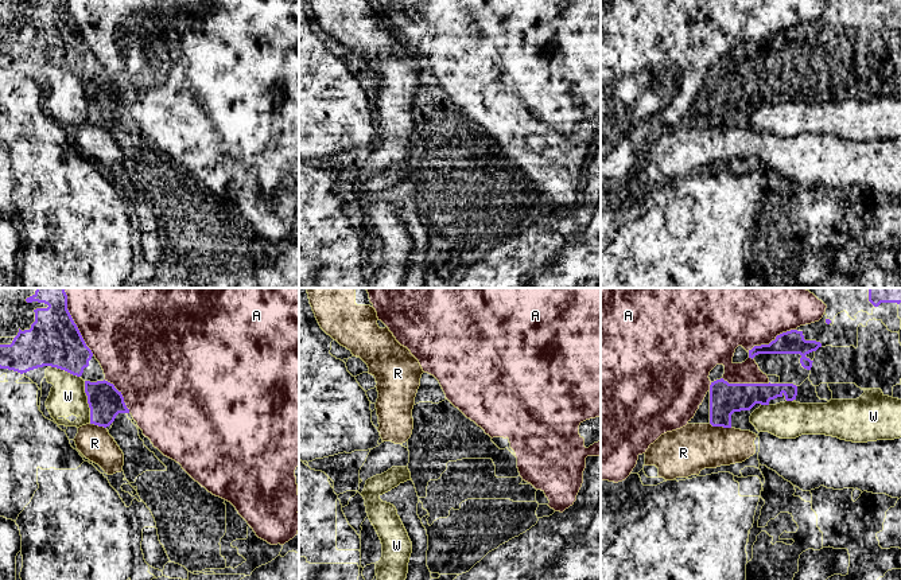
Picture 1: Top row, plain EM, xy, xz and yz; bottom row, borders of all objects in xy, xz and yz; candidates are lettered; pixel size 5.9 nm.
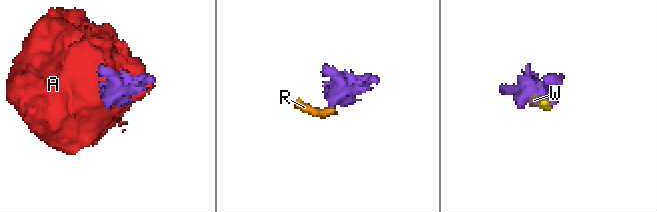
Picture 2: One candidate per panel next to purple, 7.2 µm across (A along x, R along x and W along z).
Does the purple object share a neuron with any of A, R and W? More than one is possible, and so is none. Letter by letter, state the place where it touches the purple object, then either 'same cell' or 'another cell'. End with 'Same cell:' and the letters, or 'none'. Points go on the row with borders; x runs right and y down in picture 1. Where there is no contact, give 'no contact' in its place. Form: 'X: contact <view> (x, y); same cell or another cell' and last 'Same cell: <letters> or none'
A: contact xy (73, 322); another cell
R: contact yz (721, 425); another cell
W: contact xy (88, 401); another cell
Same cell: none

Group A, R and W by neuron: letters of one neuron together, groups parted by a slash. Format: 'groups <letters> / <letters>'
groups A / R / W

